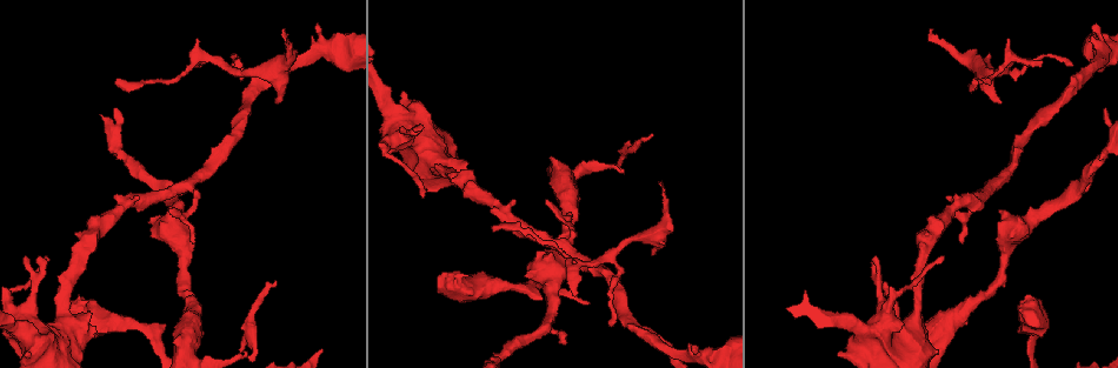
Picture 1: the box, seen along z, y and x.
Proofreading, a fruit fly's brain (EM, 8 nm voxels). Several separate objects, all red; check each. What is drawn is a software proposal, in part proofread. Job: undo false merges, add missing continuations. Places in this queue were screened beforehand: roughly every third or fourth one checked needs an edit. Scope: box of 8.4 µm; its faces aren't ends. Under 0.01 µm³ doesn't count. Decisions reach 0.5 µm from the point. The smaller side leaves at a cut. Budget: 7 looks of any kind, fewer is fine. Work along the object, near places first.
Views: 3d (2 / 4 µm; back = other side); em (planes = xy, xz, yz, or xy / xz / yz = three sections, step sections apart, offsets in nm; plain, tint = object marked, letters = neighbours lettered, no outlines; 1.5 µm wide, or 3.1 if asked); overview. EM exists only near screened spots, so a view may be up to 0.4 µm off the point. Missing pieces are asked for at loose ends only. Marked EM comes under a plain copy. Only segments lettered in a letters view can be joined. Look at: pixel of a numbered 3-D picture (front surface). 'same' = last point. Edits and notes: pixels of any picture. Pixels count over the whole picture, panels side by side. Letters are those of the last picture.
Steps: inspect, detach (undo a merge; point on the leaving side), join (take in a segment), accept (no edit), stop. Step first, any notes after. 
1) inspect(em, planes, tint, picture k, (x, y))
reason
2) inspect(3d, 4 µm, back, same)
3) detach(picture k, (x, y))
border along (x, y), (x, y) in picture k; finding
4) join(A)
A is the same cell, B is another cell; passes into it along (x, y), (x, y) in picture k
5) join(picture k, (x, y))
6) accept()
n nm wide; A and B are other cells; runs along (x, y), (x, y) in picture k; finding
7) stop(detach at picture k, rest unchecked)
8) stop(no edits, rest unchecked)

inspect(em, planes, letters, picture 1, (971, 82))
an open end

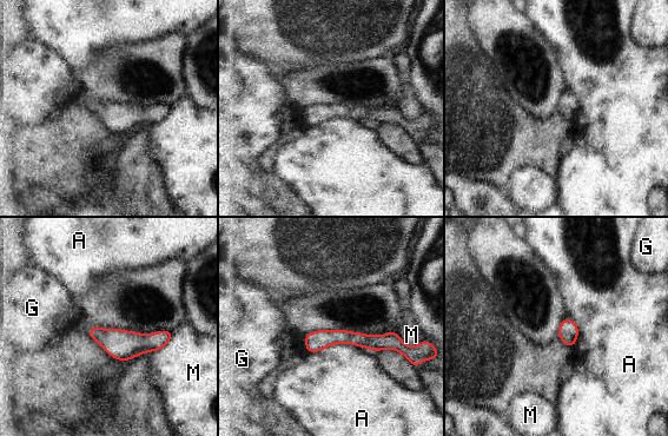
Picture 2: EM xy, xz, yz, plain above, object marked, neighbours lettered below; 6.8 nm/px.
accept()
140 nm wide; A, G and M are other cells; none of them fits

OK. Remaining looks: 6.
inspect(3d, 2 µm, picture 1, (192, 241))
branch stops here

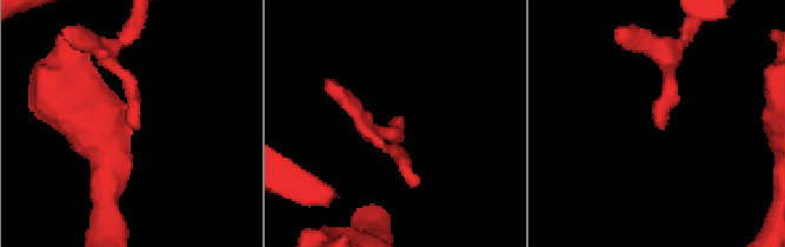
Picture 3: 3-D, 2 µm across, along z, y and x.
inspect(em, planes, letters, picture 3, (397, 125))

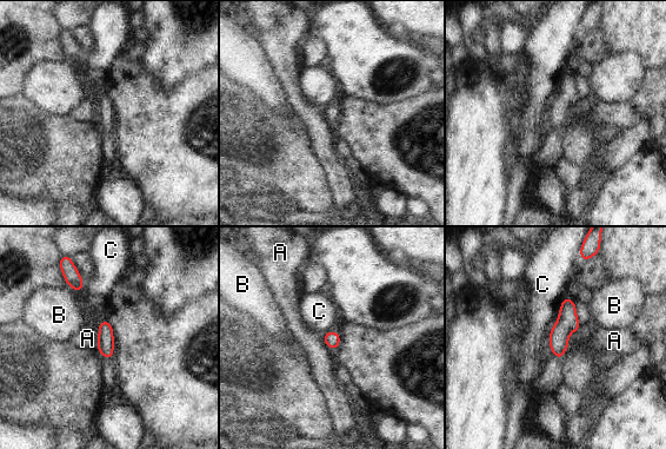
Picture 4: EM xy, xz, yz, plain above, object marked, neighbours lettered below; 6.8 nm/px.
accept()
110 nm wide; A, B and C are other cells; border along (579, 327), (568, 336), (567, 348) in picture 4; no lettered segment goes on from it

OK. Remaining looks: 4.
inspect(3d, 2 µm, back, picture 1, (317, 26))
an open end

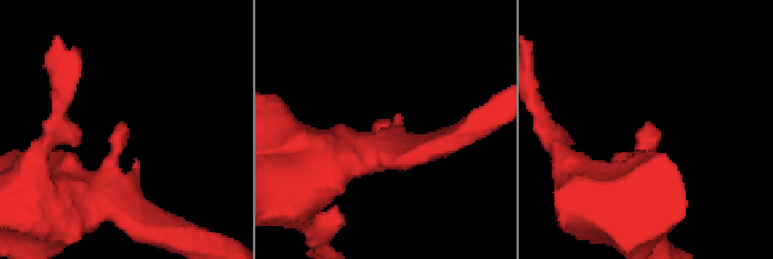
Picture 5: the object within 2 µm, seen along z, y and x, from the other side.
inspect(em, planes, letters, picture 5, (660, 131))
shape alone is not enough

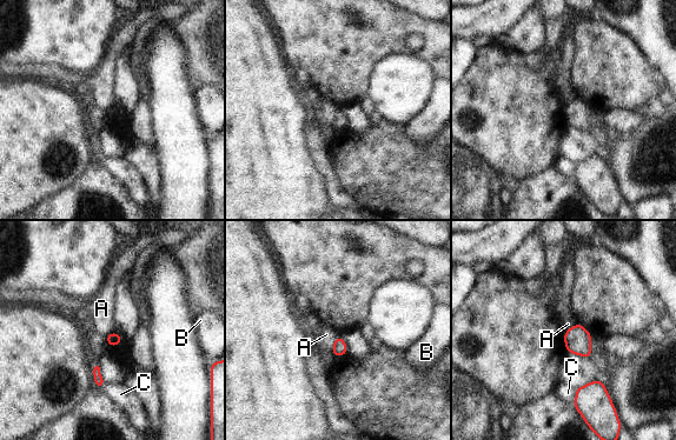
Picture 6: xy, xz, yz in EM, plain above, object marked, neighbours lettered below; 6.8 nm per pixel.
accept()
A, B and C are other cells; border along (339, 334), (335, 339), (330, 352) in picture 6; none of them fits

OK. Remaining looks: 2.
stop(no edits, rest unchecked)

